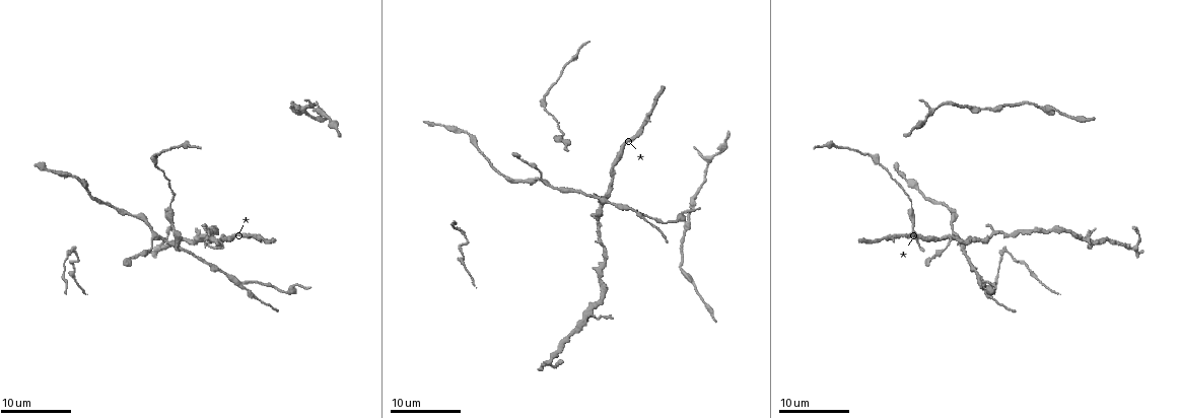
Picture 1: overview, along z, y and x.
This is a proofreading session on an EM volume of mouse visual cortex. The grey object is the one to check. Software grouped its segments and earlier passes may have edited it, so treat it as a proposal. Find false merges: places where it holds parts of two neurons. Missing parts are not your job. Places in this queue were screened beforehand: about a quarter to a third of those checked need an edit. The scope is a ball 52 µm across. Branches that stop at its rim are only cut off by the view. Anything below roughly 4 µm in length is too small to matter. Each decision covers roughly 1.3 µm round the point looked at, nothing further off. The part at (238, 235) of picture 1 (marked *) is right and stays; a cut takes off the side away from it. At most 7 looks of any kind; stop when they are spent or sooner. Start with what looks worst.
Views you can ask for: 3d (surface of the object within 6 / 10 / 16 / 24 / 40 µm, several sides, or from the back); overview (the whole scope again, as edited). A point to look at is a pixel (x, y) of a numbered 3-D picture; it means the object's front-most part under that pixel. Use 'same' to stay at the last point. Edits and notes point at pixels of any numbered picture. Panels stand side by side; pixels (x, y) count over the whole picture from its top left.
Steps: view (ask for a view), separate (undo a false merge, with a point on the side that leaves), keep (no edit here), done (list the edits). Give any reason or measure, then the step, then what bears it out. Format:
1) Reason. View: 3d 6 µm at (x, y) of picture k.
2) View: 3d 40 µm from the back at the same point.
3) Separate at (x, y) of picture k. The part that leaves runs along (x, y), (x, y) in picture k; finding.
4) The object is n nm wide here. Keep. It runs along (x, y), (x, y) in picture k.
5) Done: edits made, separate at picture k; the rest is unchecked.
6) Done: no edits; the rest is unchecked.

Small branch off a trunk. View: 3d 16 µm at (240, 287) of picture 1.

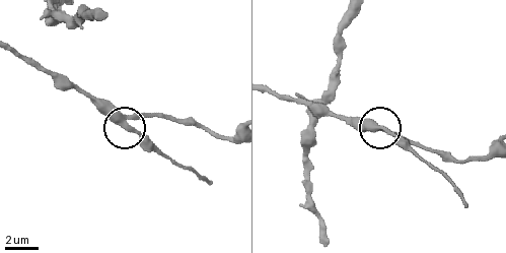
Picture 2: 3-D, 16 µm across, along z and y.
Keep. Continuous, no second neuron.

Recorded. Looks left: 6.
View: 3d 6 µm at (193, 255) of picture 1.

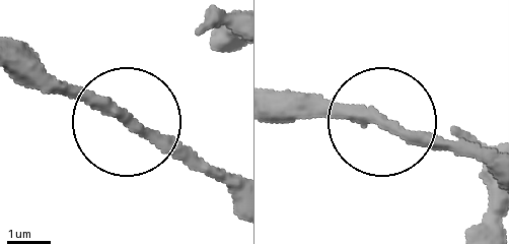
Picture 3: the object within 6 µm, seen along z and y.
View: 3d 6 µm from the back at (375, 116) of picture 3.

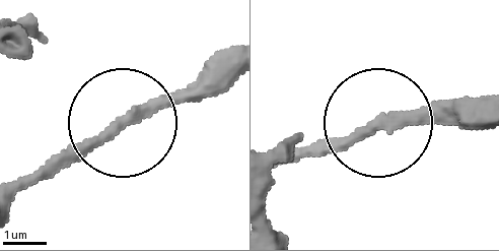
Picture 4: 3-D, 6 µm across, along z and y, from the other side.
The object is 270 nm wide here. Keep. Continuous, no second neuron.

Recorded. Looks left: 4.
View: 3d 10 µm at (1006, 251) of picture 1.

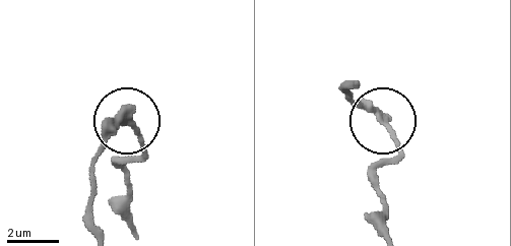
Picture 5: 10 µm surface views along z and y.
Closer look. View: 3d 6 µm at (128, 121) of picture 5.

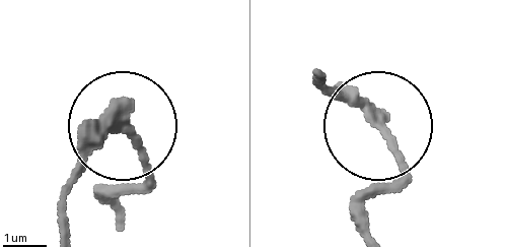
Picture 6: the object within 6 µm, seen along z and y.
The side arm is 7 µm long. Separate at (139, 153) of picture 6. The part that leaves runs along (109, 118), (138, 162), (109, 194), (113, 205) in picture 6; two neurons meet here.

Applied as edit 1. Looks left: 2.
Done: edits made, separate at picture 6; the rest is unchecked.

